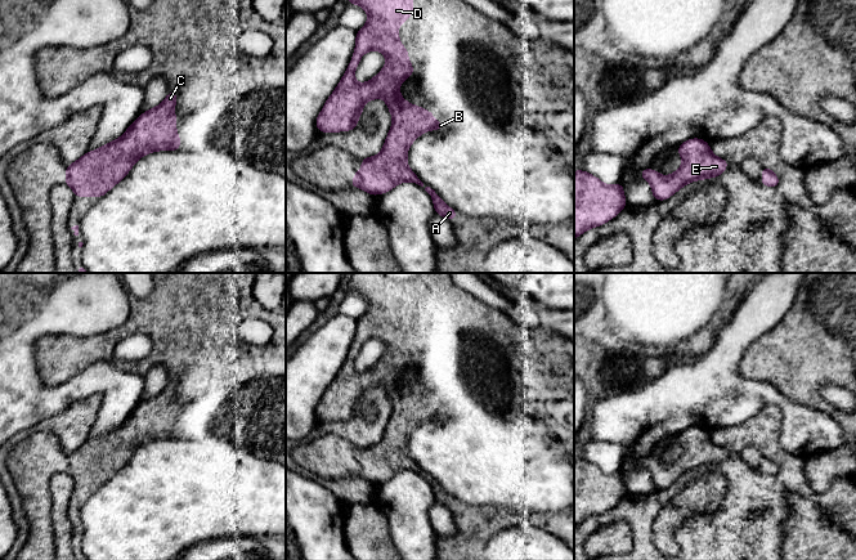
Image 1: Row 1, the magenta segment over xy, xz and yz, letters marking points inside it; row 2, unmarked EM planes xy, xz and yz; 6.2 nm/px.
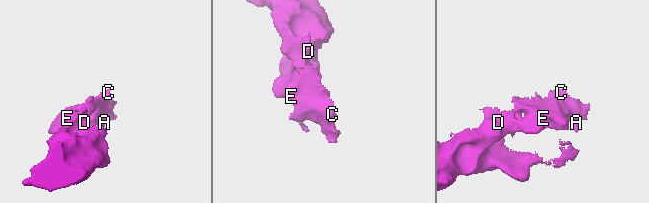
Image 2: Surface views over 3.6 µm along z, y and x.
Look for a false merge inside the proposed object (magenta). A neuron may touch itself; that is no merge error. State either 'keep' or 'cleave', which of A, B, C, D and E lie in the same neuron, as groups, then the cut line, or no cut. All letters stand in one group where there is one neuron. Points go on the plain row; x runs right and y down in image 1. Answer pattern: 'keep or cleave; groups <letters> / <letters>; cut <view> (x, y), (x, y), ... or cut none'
keep; groups A B C D E; cut none

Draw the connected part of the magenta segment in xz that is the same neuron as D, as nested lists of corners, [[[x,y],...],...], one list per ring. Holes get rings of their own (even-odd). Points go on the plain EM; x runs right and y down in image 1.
[[[353,273],[346,290],[348,294],[357,292],[362,295],[368,301],[368,310],[357,319],[353,346],[337,376],[326,389],[315,408],[315,415],[321,421],[354,418],[364,391],[382,386],[393,406],[391,417],[382,439],[377,444],[362,447],[362,458],[354,461],[354,469],[350,470],[349,475],[362,476],[372,484],[387,481],[403,470],[412,470],[423,475],[423,471],[407,453],[408,436],[422,421],[443,418],[444,412],[436,411],[430,399],[407,391],[399,382],[402,369],[413,363],[413,353],[408,350],[408,339],[399,330],[398,322],[398,314],[404,312],[413,301],[413,281],[393,281],[382,273]],[[369,339],[381,340],[387,348],[386,353],[372,368],[358,372],[354,367],[355,358],[362,344]]]

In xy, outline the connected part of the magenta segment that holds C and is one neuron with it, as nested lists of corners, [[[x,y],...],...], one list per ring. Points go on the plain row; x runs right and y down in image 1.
[[[169,380],[160,394],[140,402],[121,426],[86,440],[67,454],[64,472],[73,478],[76,485],[103,485],[143,444],[156,439],[178,439],[176,385],[176,380]]]

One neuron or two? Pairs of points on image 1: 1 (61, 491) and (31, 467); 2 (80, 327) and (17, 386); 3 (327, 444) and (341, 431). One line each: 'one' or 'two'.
1: two
2: one
3: two

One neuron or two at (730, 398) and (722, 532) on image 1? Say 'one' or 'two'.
two

